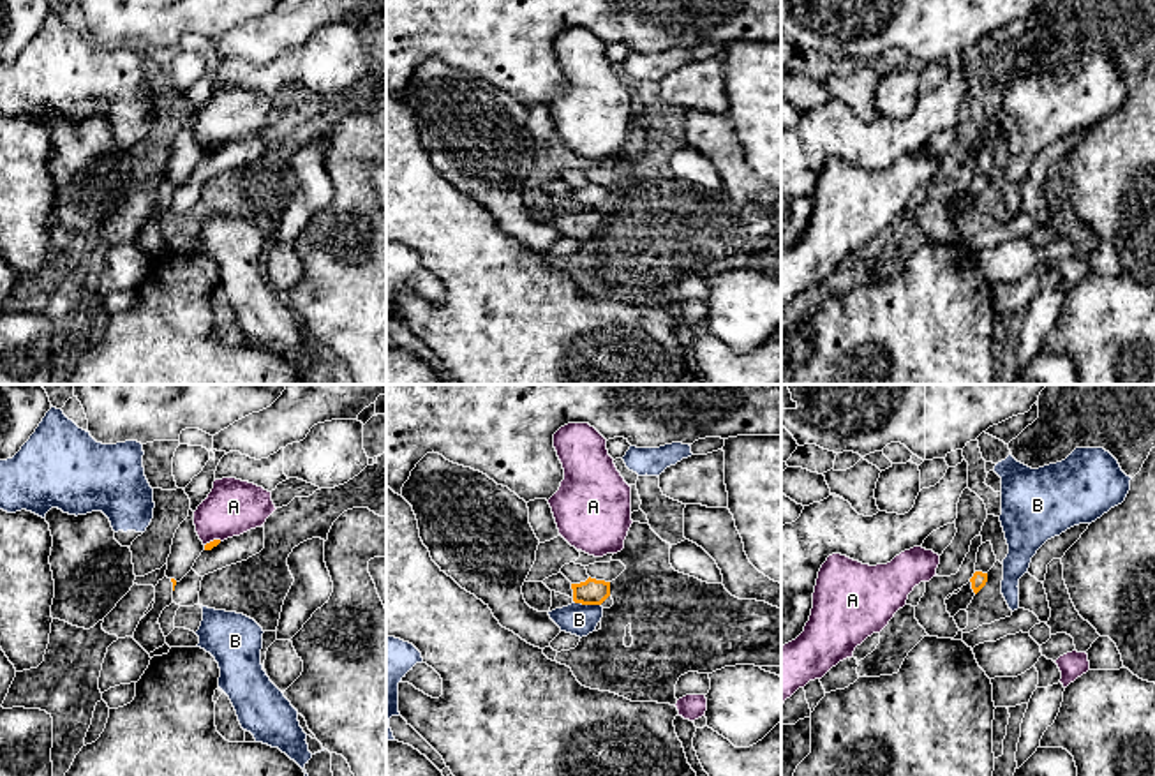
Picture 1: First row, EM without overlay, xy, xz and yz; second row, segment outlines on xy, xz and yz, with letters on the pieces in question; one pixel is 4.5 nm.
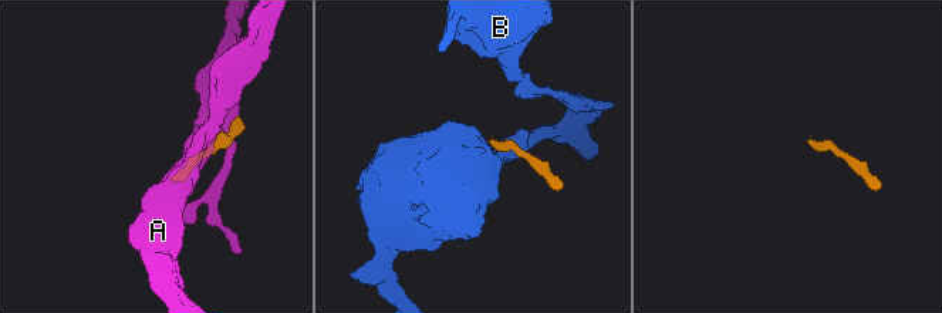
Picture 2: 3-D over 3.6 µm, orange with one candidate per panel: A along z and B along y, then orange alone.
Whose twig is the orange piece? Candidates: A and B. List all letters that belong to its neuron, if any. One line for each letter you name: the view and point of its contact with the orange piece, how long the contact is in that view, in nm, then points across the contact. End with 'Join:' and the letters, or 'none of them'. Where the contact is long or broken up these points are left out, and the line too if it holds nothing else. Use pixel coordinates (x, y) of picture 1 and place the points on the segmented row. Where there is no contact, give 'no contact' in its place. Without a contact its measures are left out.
Join: none of them

